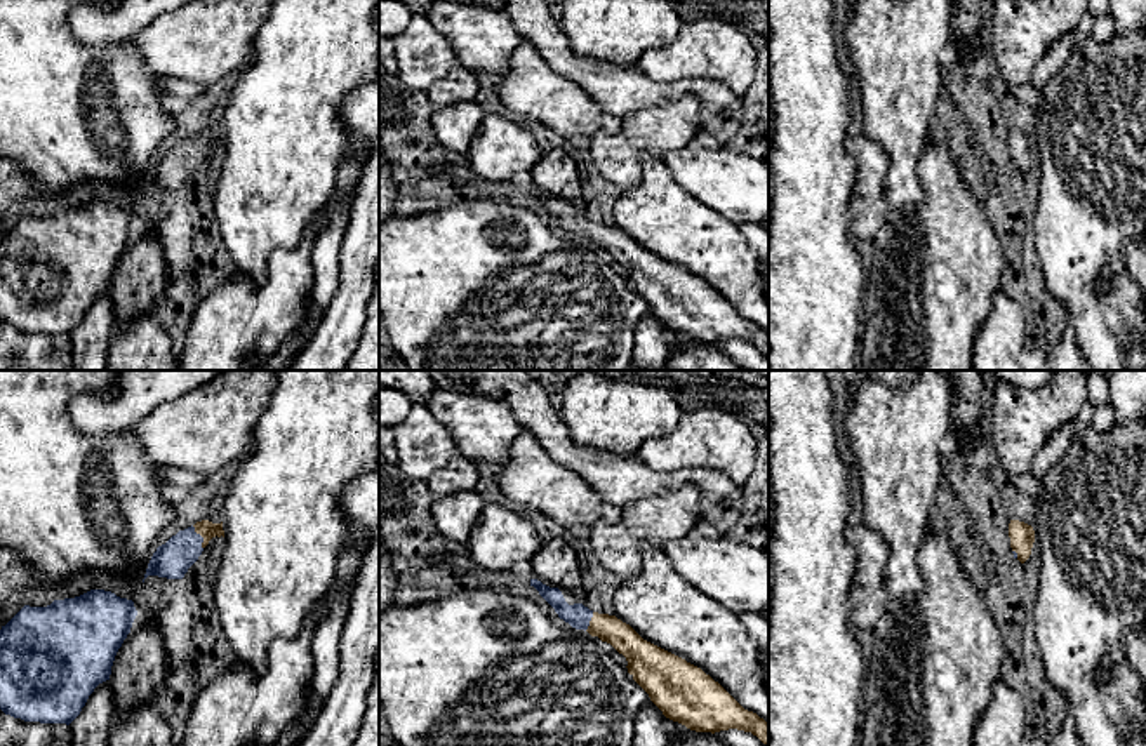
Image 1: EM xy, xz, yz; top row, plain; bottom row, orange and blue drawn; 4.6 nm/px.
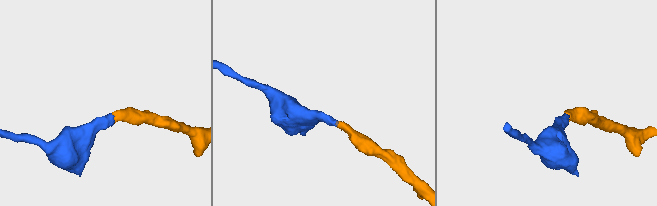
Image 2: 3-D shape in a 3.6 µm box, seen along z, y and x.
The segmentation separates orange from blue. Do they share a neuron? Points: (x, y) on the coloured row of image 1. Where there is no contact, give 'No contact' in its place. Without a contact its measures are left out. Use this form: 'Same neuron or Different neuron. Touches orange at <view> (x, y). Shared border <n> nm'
Same neuron. Touches orange at xy (202, 536). Shared border 120 nm

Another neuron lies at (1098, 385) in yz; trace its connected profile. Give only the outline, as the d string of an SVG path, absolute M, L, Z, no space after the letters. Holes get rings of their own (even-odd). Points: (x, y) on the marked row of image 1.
M1089 370L1087 372L1087 384L1089 384L1089 402L1094 407L1104 405L1109 402L1109 391L1108 391L1108 377L1104 377L1097 370Z

